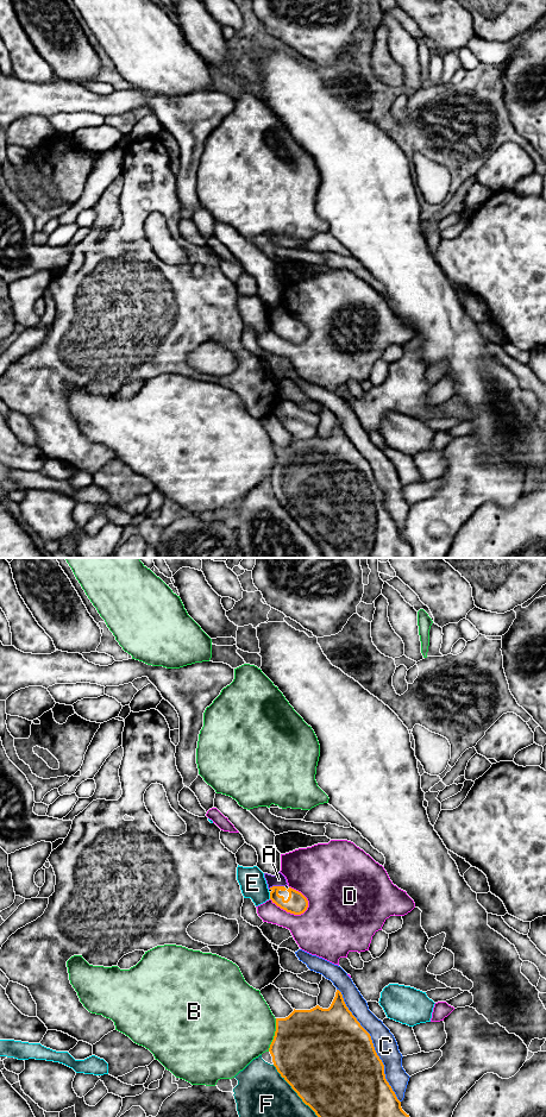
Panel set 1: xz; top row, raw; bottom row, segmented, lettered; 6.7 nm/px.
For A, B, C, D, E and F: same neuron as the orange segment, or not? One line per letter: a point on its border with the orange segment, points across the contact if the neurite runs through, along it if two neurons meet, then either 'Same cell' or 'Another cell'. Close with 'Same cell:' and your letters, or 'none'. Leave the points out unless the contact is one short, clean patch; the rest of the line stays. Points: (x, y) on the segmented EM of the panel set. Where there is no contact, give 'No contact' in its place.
A: Touches orange at xz (276, 886). Boundary: xz (283, 885), (272, 885), (269, 889). Another cell
B: Touches orange at xz (275, 1035). Another cell
C: Touches orange at xz (372, 1046). Another cell
D: Touches orange at xz (289, 911). Another cell
E: Touches orange at xz (270, 896). Another cell
F: Touches orange at xz (294, 1090). Another cell
Same cell: none

